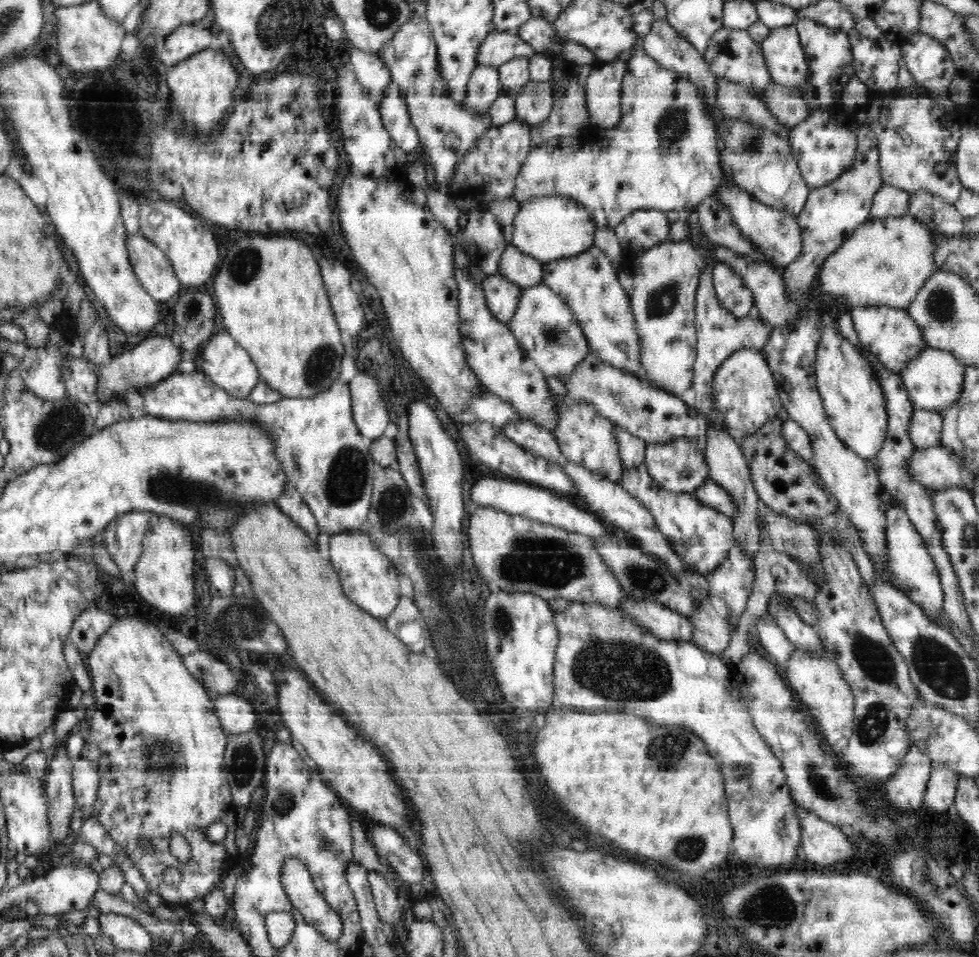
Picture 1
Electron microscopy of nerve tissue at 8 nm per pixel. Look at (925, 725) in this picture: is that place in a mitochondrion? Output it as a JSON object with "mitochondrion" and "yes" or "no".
{"mitochondrion":"yes"}

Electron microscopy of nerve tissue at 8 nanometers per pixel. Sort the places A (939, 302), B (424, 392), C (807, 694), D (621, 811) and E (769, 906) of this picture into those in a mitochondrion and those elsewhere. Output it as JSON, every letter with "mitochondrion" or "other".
{"A":"mitochondrion","B":"other","C":"other","D":"other","E":"mitochondrion"}

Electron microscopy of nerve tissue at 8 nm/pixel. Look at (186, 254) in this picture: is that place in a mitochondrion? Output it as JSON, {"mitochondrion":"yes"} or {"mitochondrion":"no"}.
{"mitochondrion":"no"}

